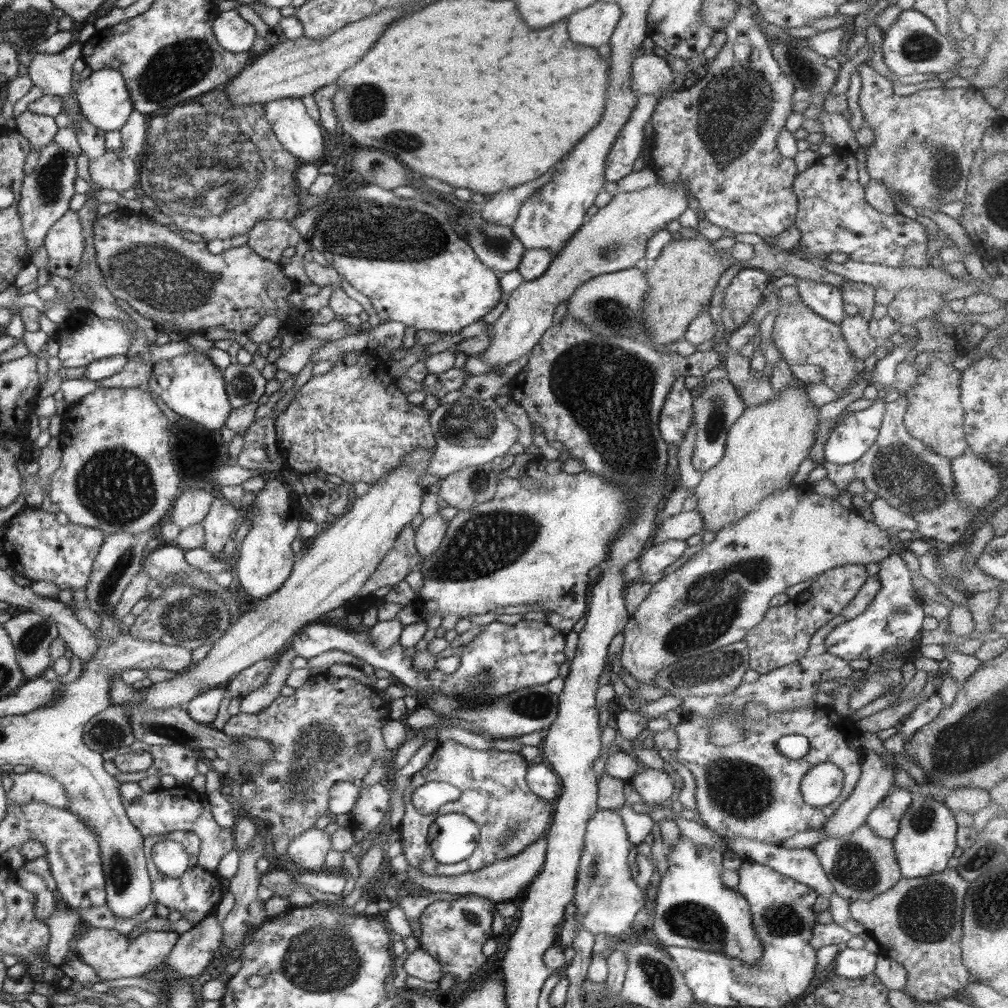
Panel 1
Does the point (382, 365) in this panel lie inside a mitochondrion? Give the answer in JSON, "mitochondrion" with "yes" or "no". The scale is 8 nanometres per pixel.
{"mitochondrion":"no"}

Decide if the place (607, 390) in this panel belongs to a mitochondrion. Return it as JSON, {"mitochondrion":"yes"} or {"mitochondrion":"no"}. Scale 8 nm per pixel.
{"mitochondrion":"yes"}

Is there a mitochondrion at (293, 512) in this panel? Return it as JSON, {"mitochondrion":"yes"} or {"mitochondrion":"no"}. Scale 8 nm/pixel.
{"mitochondrion":"no"}

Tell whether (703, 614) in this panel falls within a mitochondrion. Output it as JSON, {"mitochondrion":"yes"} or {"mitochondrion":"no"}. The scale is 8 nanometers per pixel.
{"mitochondrion":"yes"}

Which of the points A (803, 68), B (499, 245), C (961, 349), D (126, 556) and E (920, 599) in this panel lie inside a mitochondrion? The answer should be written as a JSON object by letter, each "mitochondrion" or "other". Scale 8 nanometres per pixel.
{"A":"mitochondrion","B":"mitochondrion","C":"other","D":"mitochondrion","E":"other"}

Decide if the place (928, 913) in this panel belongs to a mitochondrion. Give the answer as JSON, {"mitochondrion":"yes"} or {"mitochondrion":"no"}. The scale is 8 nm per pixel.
{"mitochondrion":"yes"}

